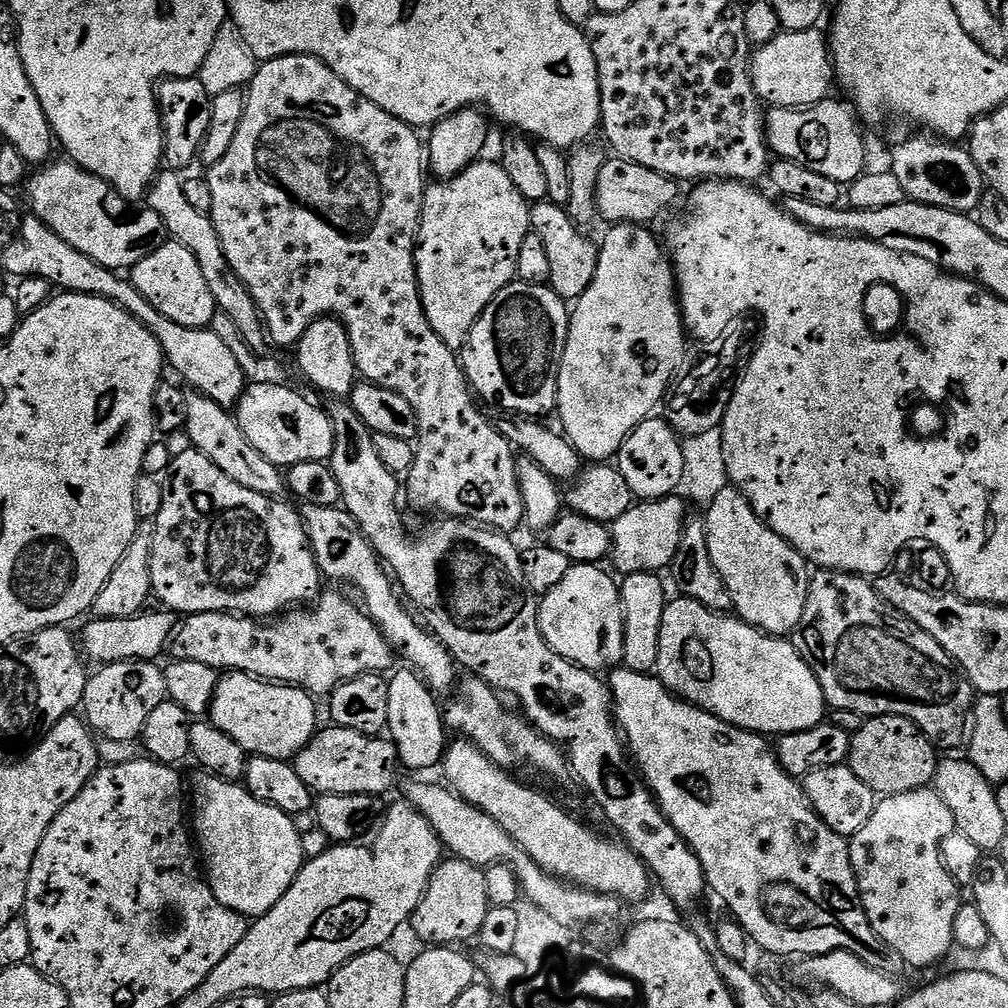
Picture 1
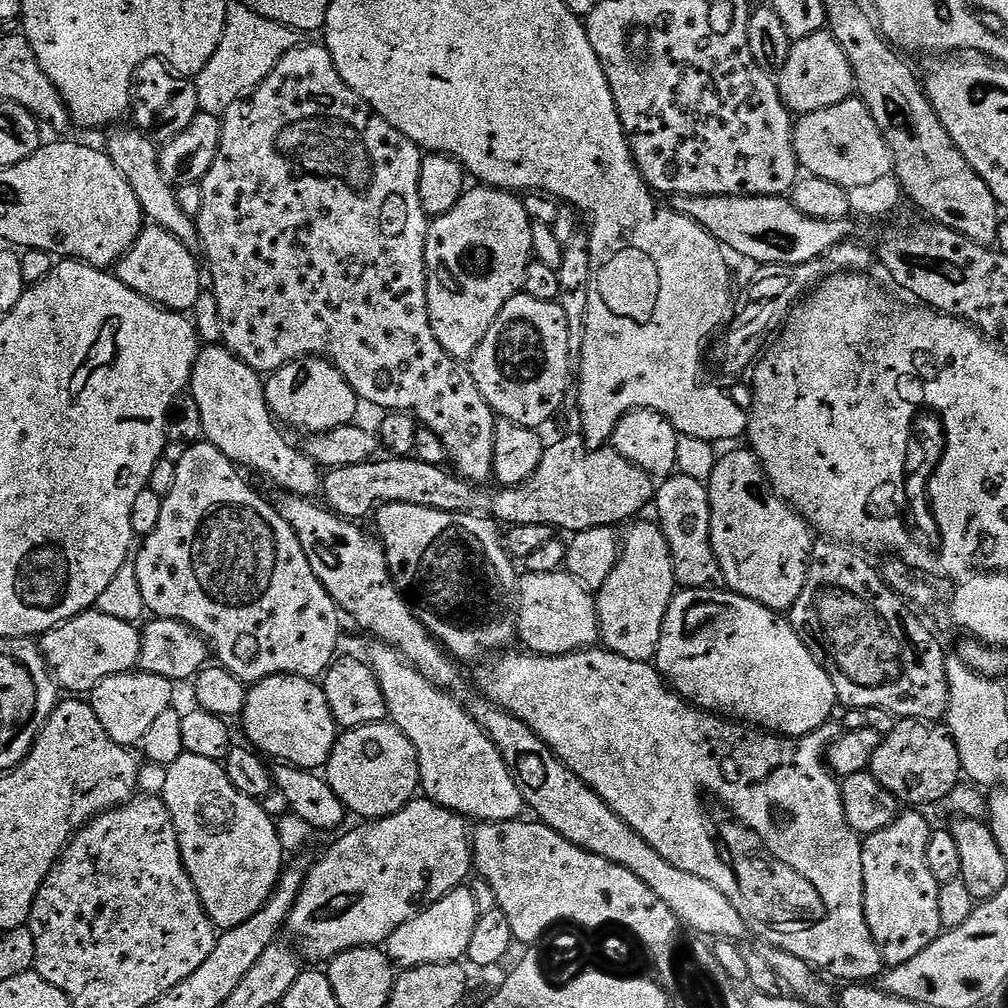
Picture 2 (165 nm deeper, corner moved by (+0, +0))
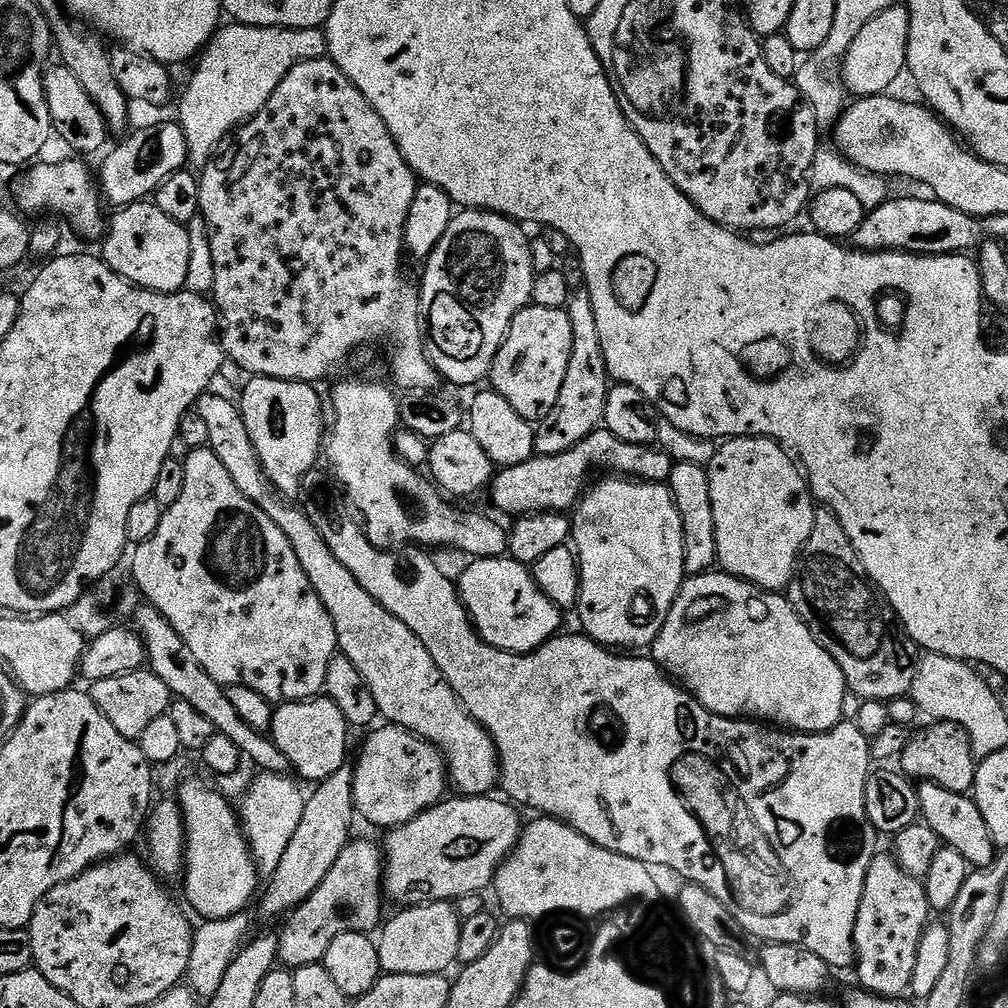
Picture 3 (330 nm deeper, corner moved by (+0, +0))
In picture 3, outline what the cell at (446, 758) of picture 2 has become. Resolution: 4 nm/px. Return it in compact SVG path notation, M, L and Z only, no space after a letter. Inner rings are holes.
M212 390L196 401L194 410L202 414L206 427L210 429L208 447L214 454L218 454L222 466L226 466L226 471L230 473L230 478L234 478L234 486L238 486L238 490L242 490L242 494L246 494L250 502L257 504L272 519L274 526L278 526L278 530L286 534L290 546L294 546L294 554L298 554L298 562L302 562L302 570L306 570L310 586L314 586L318 598L322 598L322 606L326 606L334 622L339 651L346 658L350 658L350 662L354 662L358 670L362 670L366 686L370 686L370 691L374 693L377 713L383 719L385 716L389 725L404 728L407 732L421 736L423 740L429 740L444 755L444 763L448 765L448 779L451 787L457 788L457 793L465 796L489 795L493 791L491 788L500 784L500 755L496 753L496 744L485 728L464 709L460 699L446 682L442 670L438 670L434 658L430 658L430 650L426 650L426 646L418 642L414 630L410 630L406 622L398 622L398 618L394 618L390 610L374 602L374 598L370 598L370 594L362 590L362 586L358 586L354 574L350 574L350 570L346 570L346 566L342 566L342 562L338 562L338 558L330 554L330 546L326 546L322 534L318 534L318 526L310 522L303 507L296 505L295 508L292 505L295 503L289 502L269 484L254 450L254 442L250 442L250 434L246 431L246 422L240 413L239 403L235 399L227 400L226 397L219 396L216 390Z

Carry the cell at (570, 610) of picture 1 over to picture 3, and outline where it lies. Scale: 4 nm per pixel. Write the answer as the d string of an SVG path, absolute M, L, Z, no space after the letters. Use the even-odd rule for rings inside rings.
M507 555L482 558L481 560L473 559L469 564L472 565L461 574L460 580L458 576L460 600L464 604L465 610L468 611L472 627L487 644L503 652L527 654L541 648L545 642L551 640L561 631L562 610L557 604L550 602L550 598L546 598L546 594L542 594L542 590L532 577L529 565L520 564Z

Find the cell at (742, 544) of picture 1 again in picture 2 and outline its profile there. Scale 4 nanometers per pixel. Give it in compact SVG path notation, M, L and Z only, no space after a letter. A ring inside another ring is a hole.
M751 450L721 455L707 480L707 486L712 511L712 545L723 583L740 596L775 612L787 613L794 602L798 602L802 586L806 586L808 560L812 557L814 543L814 532L808 521L772 489L760 459Z

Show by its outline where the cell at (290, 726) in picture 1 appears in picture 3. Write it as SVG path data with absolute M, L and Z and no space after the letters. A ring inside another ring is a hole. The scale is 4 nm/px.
M327 698L291 700L289 704L279 705L272 713L271 738L278 750L286 754L291 771L301 781L325 780L346 763L349 759L348 732L350 725L346 718L342 718L342 710L338 710L338 706Z

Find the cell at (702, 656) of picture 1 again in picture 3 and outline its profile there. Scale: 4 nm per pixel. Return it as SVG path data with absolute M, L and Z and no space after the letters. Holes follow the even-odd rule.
M723 570L703 572L700 576L688 576L685 579L658 638L652 644L650 656L665 674L715 716L743 718L753 722L763 722L765 725L775 726L781 730L807 733L828 732L830 729L838 727L844 720L844 698L849 695L849 690L842 670L838 666L838 662L834 662L834 658L814 638L814 634L810 634L810 630L804 625L802 618L792 608L792 601L788 599L787 595L765 592L763 588L755 588L754 585L748 584L736 576L730 576Z

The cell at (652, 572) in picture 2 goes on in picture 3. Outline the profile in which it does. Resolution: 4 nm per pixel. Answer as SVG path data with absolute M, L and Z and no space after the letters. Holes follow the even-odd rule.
M600 478L591 485L580 498L580 503L574 509L571 517L572 526L571 543L575 545L574 551L580 566L580 624L583 635L595 640L597 644L603 644L609 650L640 650L636 648L651 649L652 644L658 638L670 610L674 606L676 596L684 585L686 573L684 570L684 539L682 538L682 518L678 514L678 506L672 497L672 491L668 489L667 483L649 484L642 480L631 478Z

